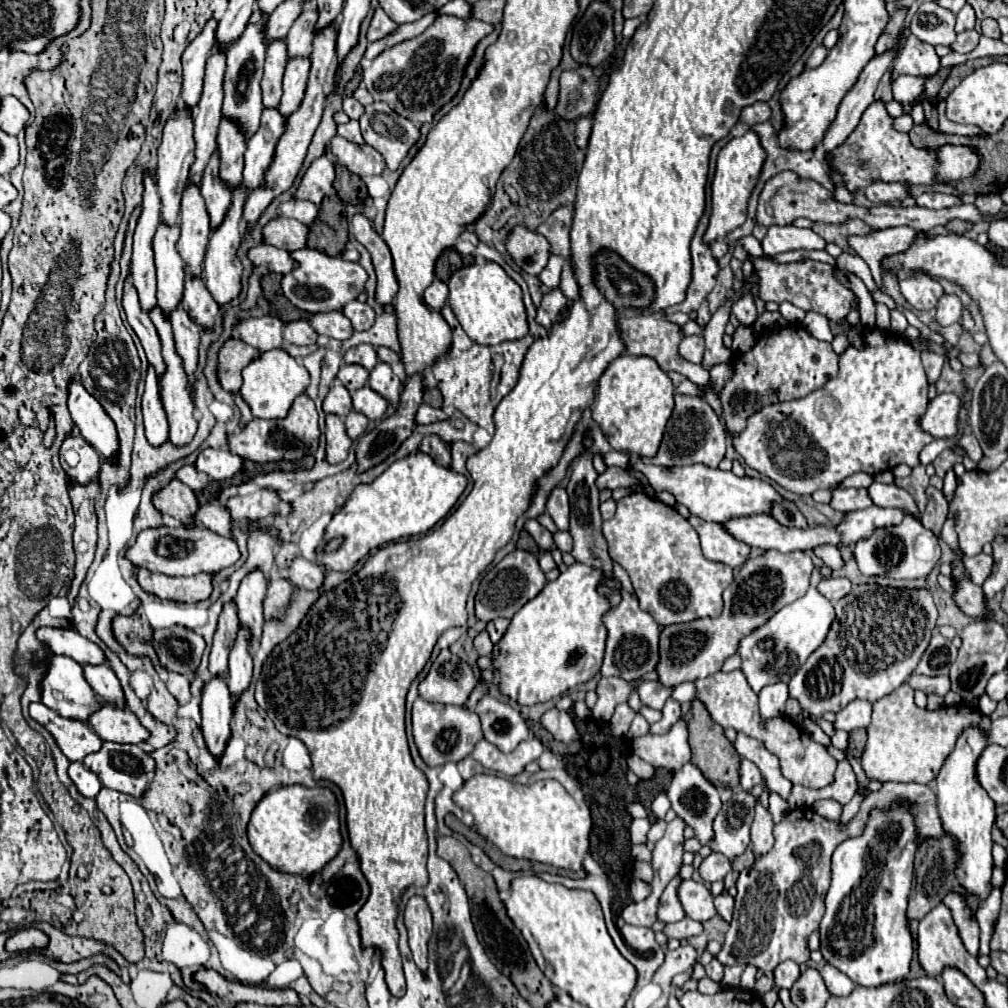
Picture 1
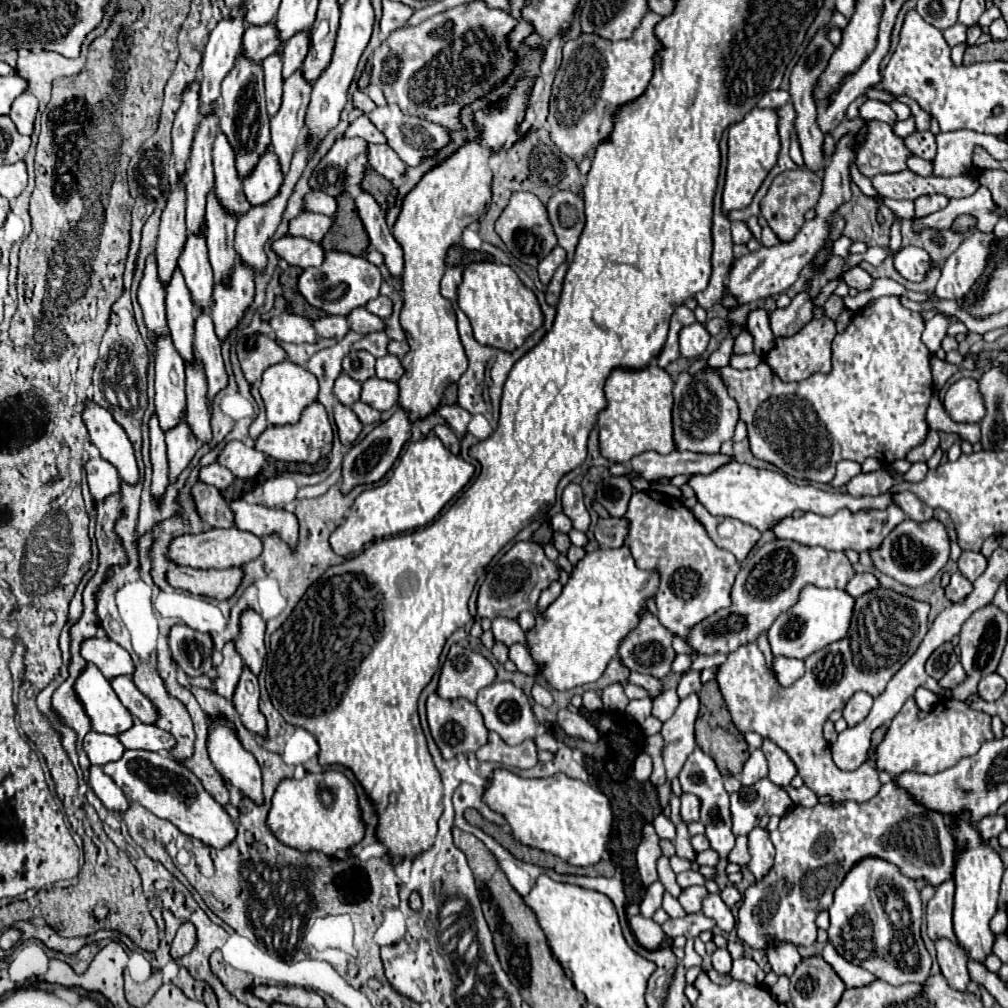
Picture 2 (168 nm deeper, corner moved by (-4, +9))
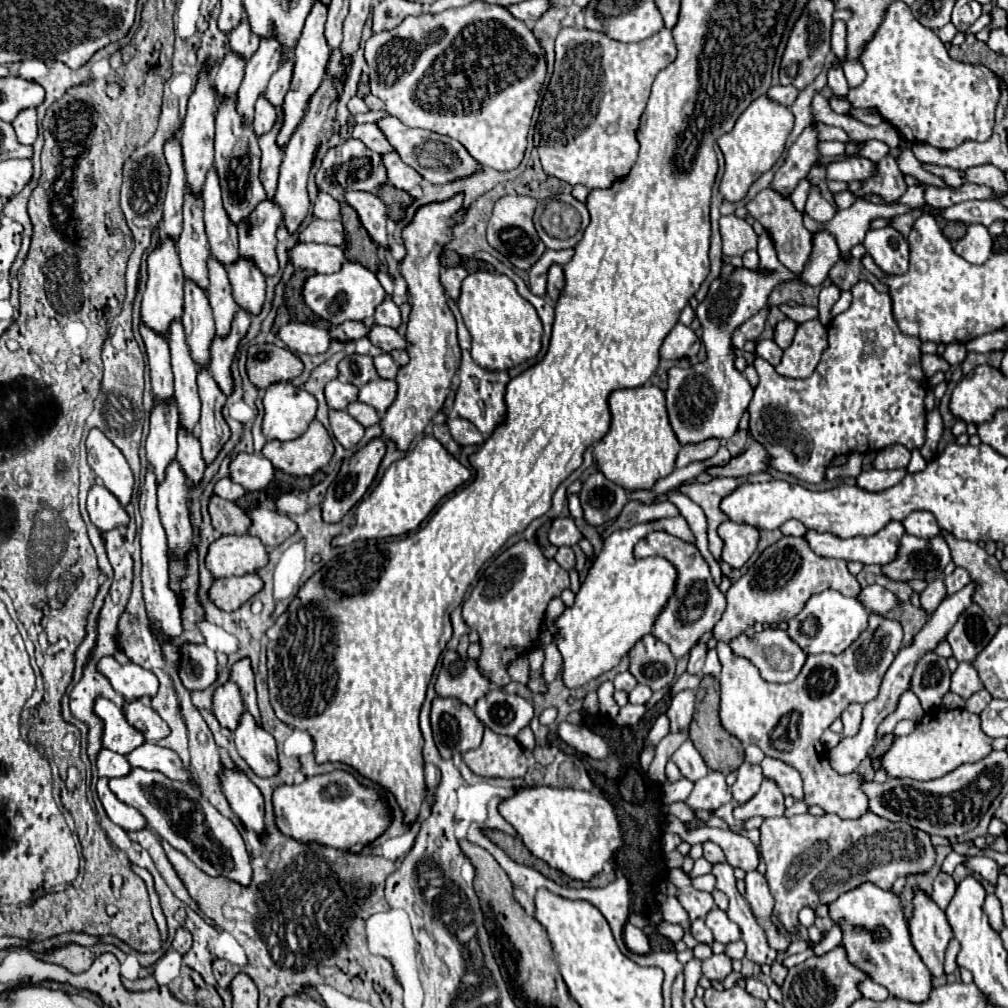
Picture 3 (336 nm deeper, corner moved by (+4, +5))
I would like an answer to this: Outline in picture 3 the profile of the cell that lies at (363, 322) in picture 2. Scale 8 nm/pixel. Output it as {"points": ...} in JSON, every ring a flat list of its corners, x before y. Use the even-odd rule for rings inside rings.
{"points":[[369,322,369,336,371,344,379,346,383,352,391,352,391,350,399,350,399,348,407,348,407,342,403,336,397,334,397,330]]}

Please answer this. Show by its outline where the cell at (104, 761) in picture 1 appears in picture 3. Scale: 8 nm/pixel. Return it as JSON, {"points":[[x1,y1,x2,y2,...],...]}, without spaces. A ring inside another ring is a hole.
{"points":[[131,768,129,776,109,780,109,788,121,802,137,808,155,834,167,840,175,850,183,852,205,874,225,876,243,886,251,884,249,854,245,850,239,830,229,818,221,816,219,810,211,806,211,802,205,800,193,784,169,780,163,772,157,770]]}

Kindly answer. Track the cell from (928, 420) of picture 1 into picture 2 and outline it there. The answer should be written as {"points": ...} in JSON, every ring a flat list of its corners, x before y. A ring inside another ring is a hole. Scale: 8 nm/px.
{"points":[[961,378,955,382,947,390,943,406,955,422,981,422,985,416,985,404,983,394,979,392,979,380]]}

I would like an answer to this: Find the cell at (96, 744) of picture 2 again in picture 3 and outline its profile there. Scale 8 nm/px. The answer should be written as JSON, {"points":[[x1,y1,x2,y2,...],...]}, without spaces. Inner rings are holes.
{"points":[[101,748,97,754,97,772,99,776,113,778,113,776,125,776,129,774,131,764,125,756,117,756,117,752,109,752,107,748]]}

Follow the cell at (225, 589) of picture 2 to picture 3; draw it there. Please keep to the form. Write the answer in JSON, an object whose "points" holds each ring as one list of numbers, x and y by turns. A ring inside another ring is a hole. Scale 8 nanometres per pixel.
{"points":[[257,574,215,578,209,590,209,596,217,608,231,612,237,606,241,606,245,600,249,600,253,594,257,594,261,588,263,588,263,582]]}

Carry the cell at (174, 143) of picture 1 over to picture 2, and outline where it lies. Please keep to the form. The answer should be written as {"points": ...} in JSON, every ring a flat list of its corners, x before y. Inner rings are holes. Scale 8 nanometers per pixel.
{"points":[[175,180,173,194,163,210,157,238,157,274,163,286,171,282,173,272,177,270,177,260,183,252,187,240,185,232,185,184,183,180]]}

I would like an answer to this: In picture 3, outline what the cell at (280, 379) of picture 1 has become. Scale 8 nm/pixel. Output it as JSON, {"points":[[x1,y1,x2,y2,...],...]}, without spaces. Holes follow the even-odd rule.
{"points":[[277,382,263,396,263,434,267,440,295,440,315,418,317,400,305,388]]}

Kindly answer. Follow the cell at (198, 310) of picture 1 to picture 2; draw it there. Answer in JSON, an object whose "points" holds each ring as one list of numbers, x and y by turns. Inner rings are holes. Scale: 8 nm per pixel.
{"points":[[197,316,195,322,195,352,203,364,207,378,207,400,213,402,215,394,227,386,227,372,221,358,221,346,213,332,211,316]]}

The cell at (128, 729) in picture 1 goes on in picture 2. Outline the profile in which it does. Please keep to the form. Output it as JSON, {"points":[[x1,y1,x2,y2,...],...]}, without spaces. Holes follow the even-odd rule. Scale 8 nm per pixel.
{"points":[[133,724,125,736,119,736,121,744,127,750,149,750,149,752,159,752,159,750,171,750,175,748,175,738,169,736,169,732,153,726,153,724]]}

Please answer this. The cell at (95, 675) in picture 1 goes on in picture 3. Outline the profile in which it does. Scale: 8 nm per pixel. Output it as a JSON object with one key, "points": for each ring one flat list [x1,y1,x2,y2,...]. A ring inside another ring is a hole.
{"points":[[133,700,123,706,123,714,131,726,135,726,147,742,157,742,169,734,169,726,161,720,161,716,149,706,149,702]]}

